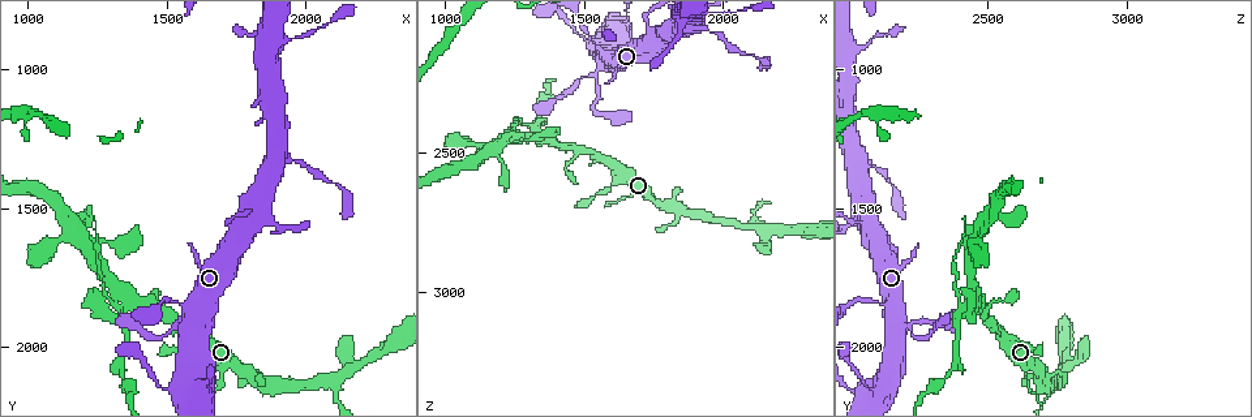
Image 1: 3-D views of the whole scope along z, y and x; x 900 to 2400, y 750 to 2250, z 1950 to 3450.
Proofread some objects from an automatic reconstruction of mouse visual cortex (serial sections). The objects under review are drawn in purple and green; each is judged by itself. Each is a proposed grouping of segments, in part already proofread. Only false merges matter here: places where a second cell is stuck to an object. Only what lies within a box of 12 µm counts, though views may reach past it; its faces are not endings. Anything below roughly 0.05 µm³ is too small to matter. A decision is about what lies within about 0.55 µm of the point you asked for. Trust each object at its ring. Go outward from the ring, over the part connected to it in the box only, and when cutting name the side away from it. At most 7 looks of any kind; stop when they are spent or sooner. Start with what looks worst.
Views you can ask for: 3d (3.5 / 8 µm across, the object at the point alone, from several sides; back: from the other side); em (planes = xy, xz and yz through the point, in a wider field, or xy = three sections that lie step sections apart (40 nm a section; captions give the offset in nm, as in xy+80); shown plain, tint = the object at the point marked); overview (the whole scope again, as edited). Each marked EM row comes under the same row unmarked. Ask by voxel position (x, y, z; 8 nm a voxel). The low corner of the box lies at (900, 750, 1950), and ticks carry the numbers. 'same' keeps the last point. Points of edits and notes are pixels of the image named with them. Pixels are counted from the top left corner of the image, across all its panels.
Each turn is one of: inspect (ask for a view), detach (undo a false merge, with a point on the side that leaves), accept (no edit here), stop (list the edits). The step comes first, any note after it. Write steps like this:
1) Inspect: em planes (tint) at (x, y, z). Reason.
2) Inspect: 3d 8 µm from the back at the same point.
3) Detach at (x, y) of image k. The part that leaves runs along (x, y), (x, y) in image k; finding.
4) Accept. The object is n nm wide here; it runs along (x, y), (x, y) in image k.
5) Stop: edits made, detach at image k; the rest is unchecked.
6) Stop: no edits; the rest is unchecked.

Inspect: 3d 8 µm at (1330, 1800, 2450). Arms part here.

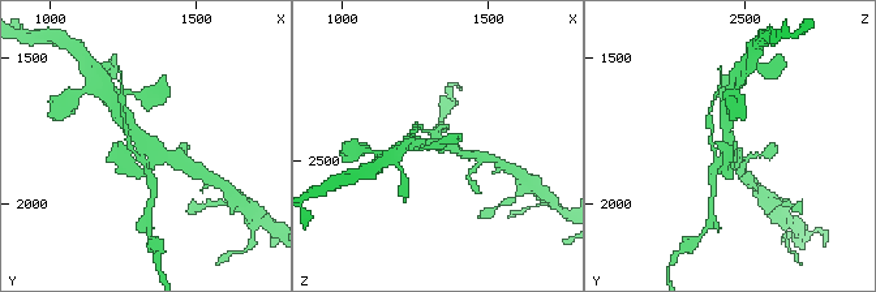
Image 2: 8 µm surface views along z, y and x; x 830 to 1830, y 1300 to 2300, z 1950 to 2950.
Inspect: 3d 3.5 µm at (1320, 1800, 2450).

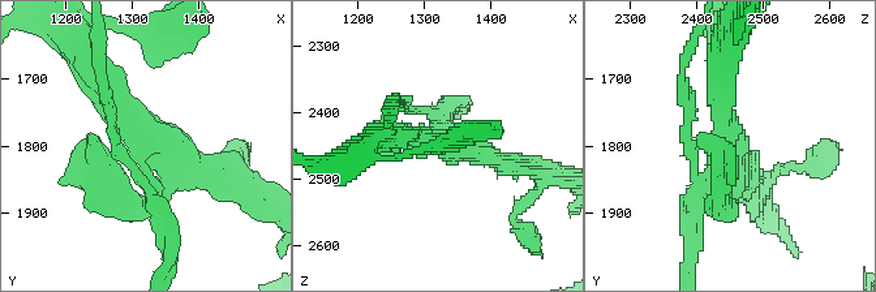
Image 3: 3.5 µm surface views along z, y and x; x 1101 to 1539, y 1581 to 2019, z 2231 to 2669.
Detach at (687, 136) of image 3. The part that leaves runs along (708, 167), (688, 204), (691, 271) in image 3; two cells meet here.

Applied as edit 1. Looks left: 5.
Inspect: 3d 3.5 µm at (1920, 1320, 2050). Thin arm on a thick one.

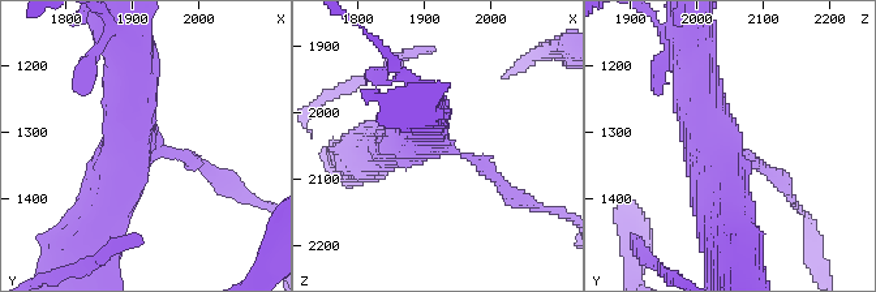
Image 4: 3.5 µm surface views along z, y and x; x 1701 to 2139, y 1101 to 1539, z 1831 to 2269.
Inspect: em xy step 2 (tint) at (1930, 1325, 2055). 3 arms meet here; the arms are 150, 500, 600 nm wide; shape alone is not enough.

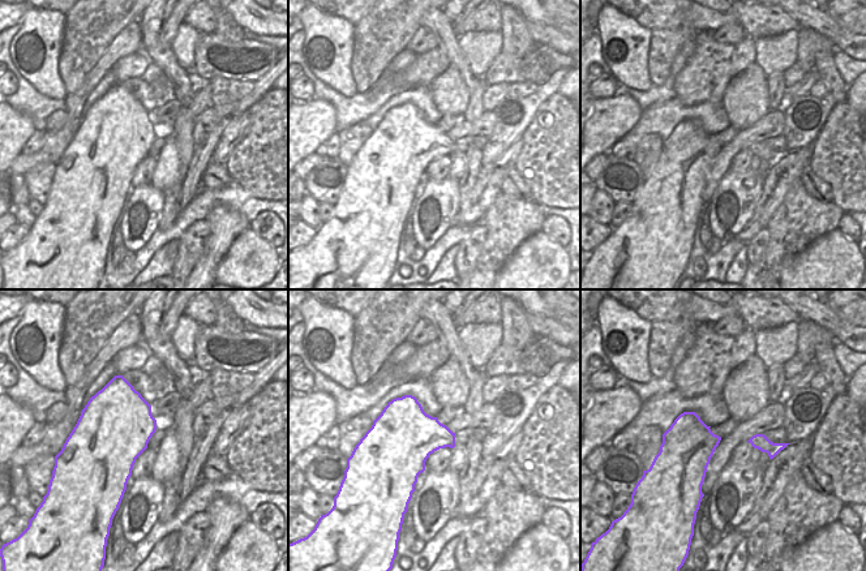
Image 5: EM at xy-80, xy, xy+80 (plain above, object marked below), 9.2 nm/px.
Accept. The object is 550 nm wide here; it runs along (728, 215), (691, 47) in image 4; continuous, no second cell.

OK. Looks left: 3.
Inspect: 3d 8 µm at (1550, 1930, 2200). Abrupt turn.

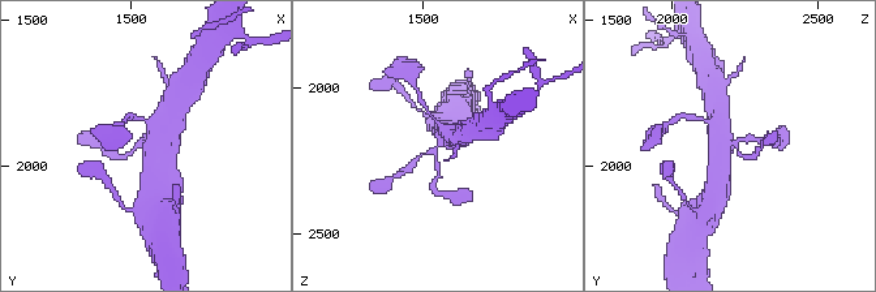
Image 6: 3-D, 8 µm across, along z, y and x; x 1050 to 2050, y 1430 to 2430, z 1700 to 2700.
Inspect: em planes (tint) at (1560, 1930, 2190). Now the EM.

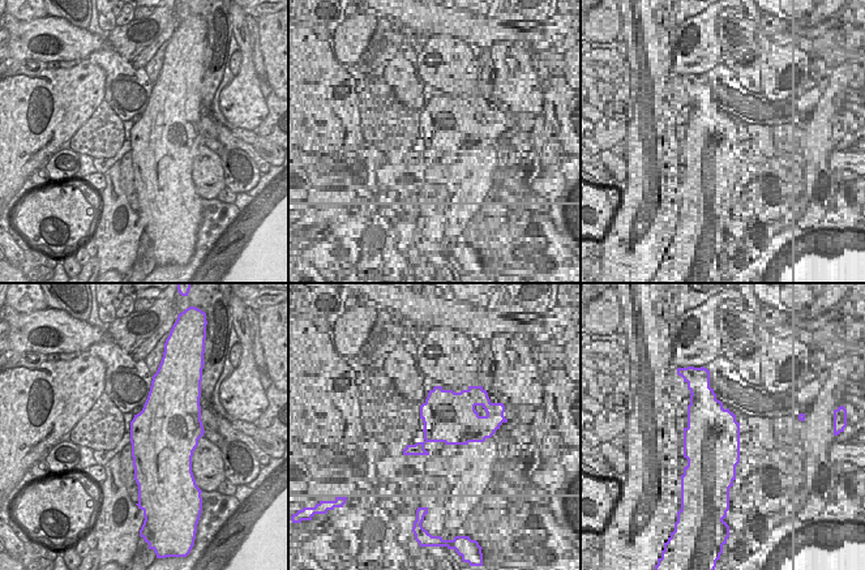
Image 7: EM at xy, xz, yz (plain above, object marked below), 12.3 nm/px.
Accept. Continuous, no second cell.

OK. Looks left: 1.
Stop: edits made, detach at image 3; the rest is unchecked.

